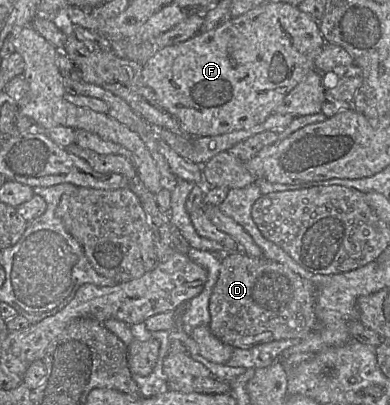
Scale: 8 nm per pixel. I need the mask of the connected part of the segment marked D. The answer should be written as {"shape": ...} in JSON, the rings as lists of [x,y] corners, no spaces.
{"shape":[[[244,252],[219,255],[221,268],[209,301],[210,330],[222,343],[237,349],[251,349],[273,341],[303,339],[318,328],[315,315],[316,287],[286,265],[264,257],[255,258]]]}

